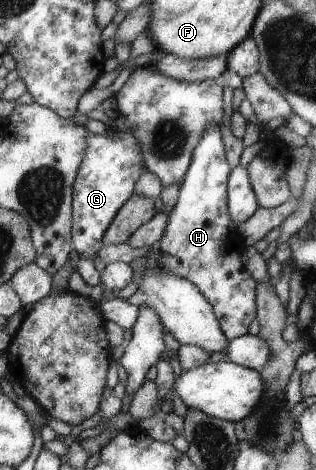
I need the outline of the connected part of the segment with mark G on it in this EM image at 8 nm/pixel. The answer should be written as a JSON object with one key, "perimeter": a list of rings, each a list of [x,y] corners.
{"perimeter":[[[130,130],[118,131],[112,138],[88,131],[84,158],[76,172],[71,194],[71,245],[74,252],[78,253],[78,260],[73,268],[85,284],[96,286],[101,282],[100,274],[94,269],[92,256],[101,248],[102,234],[118,208],[133,193],[134,184],[144,171],[140,142]]]}

